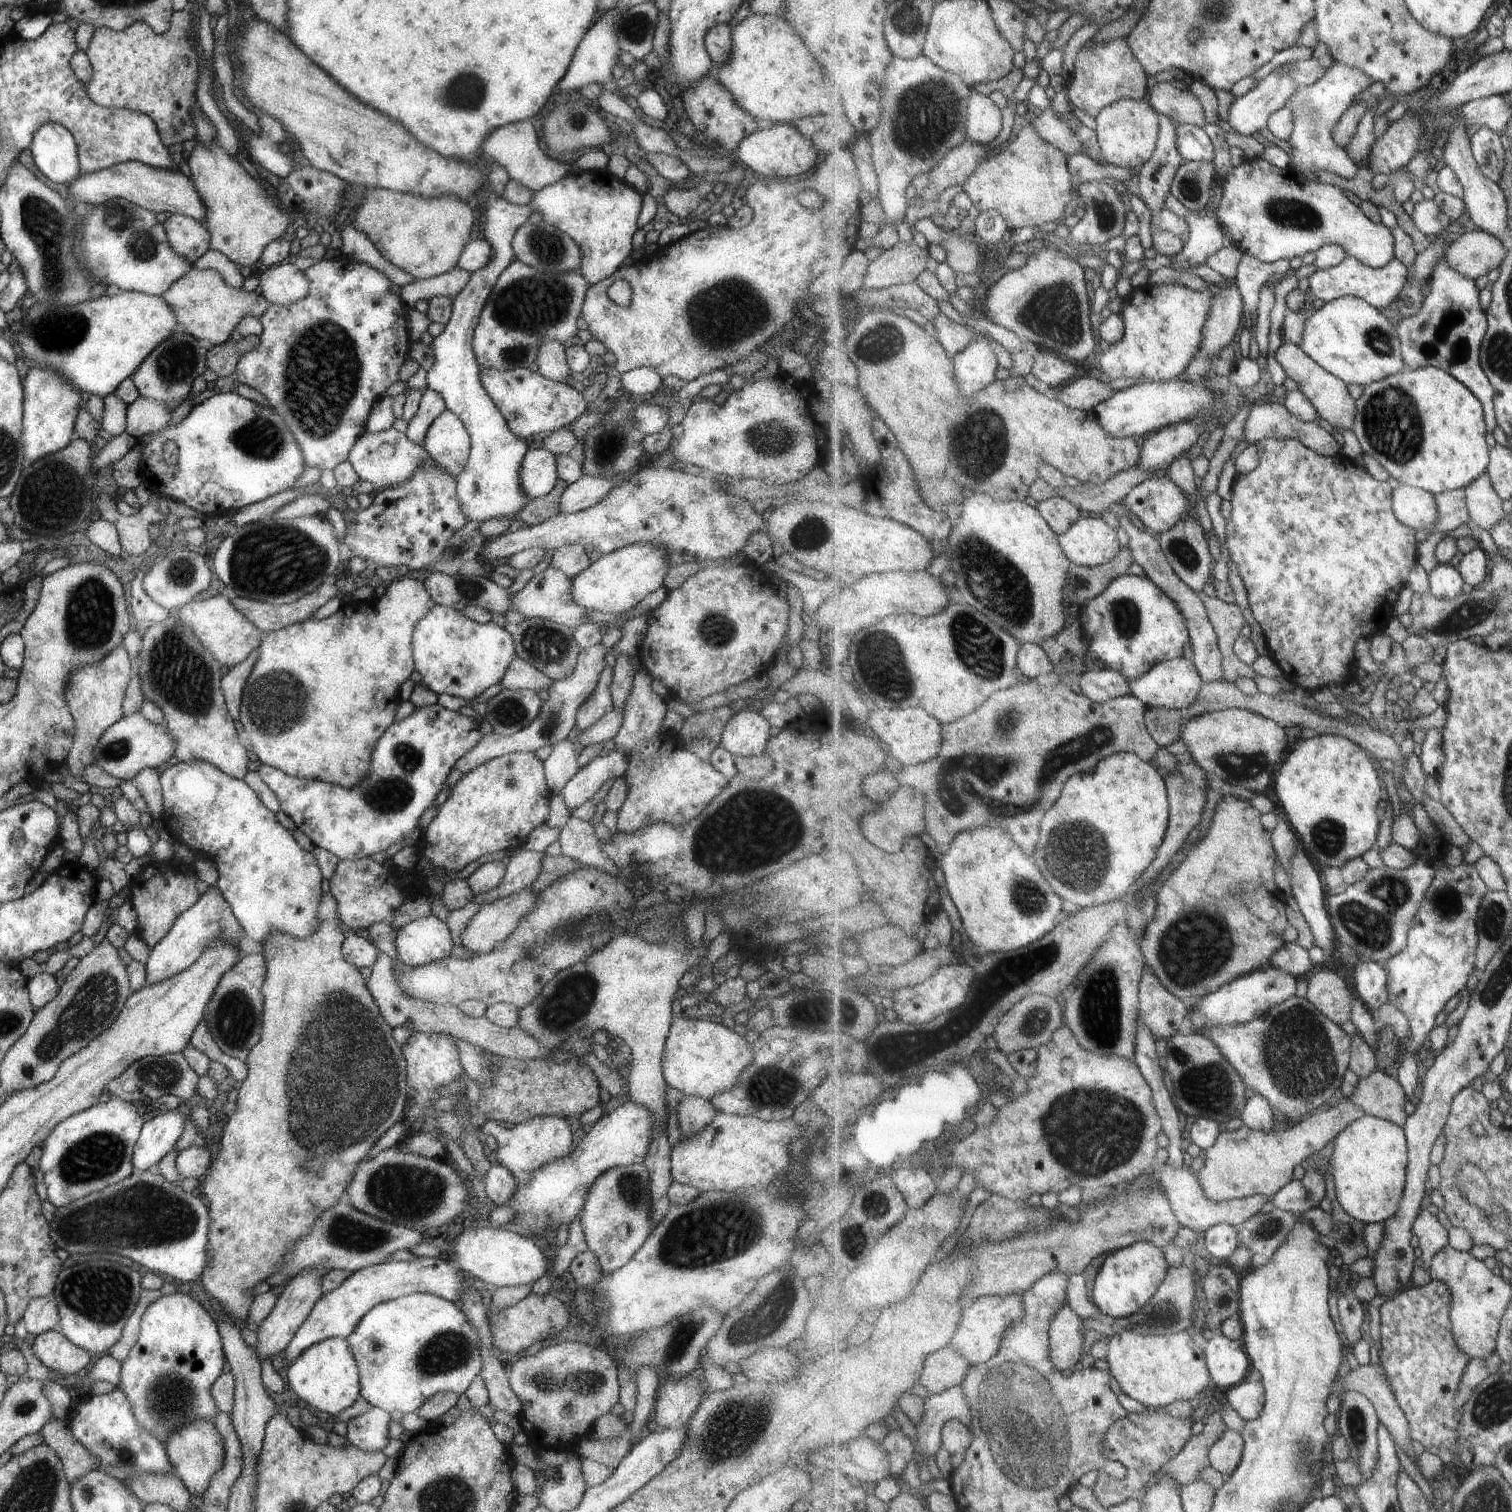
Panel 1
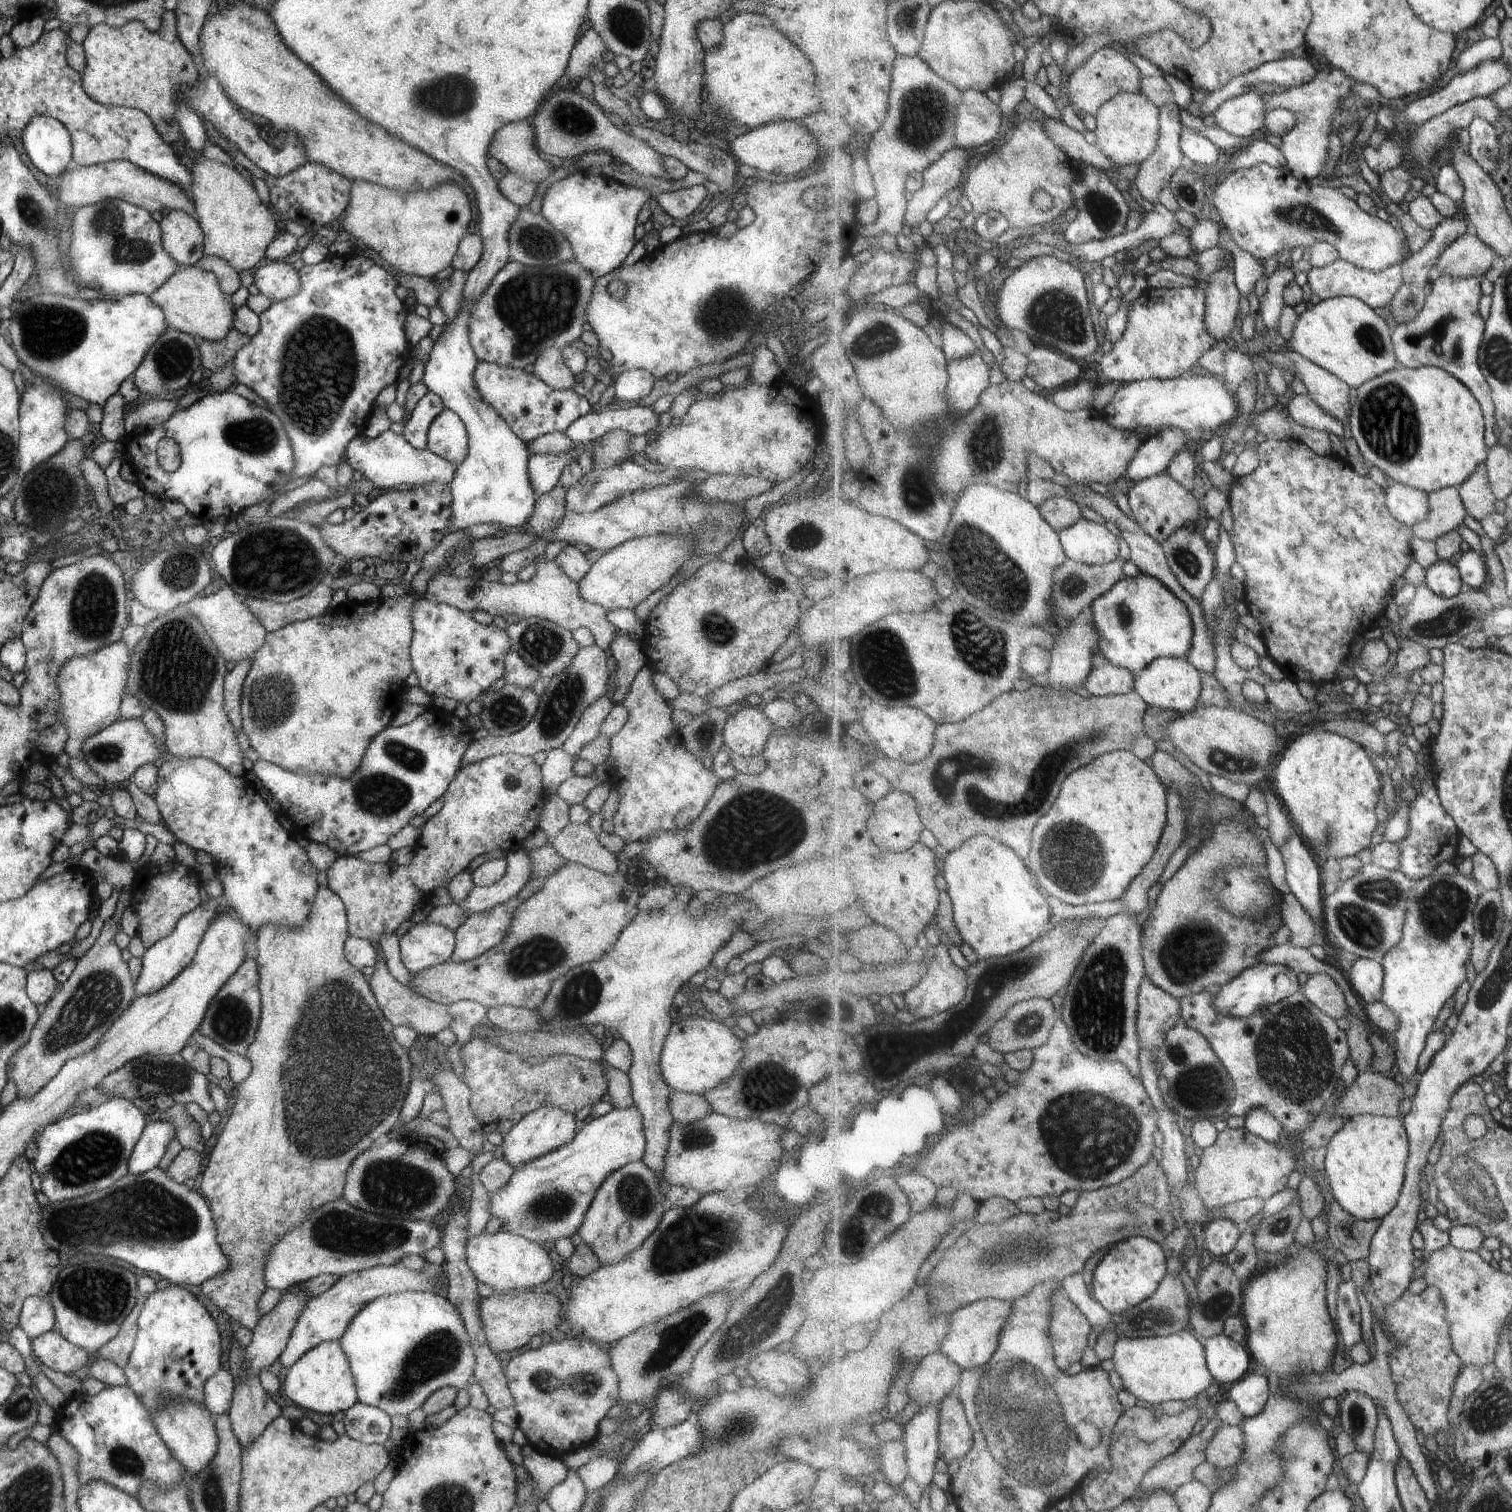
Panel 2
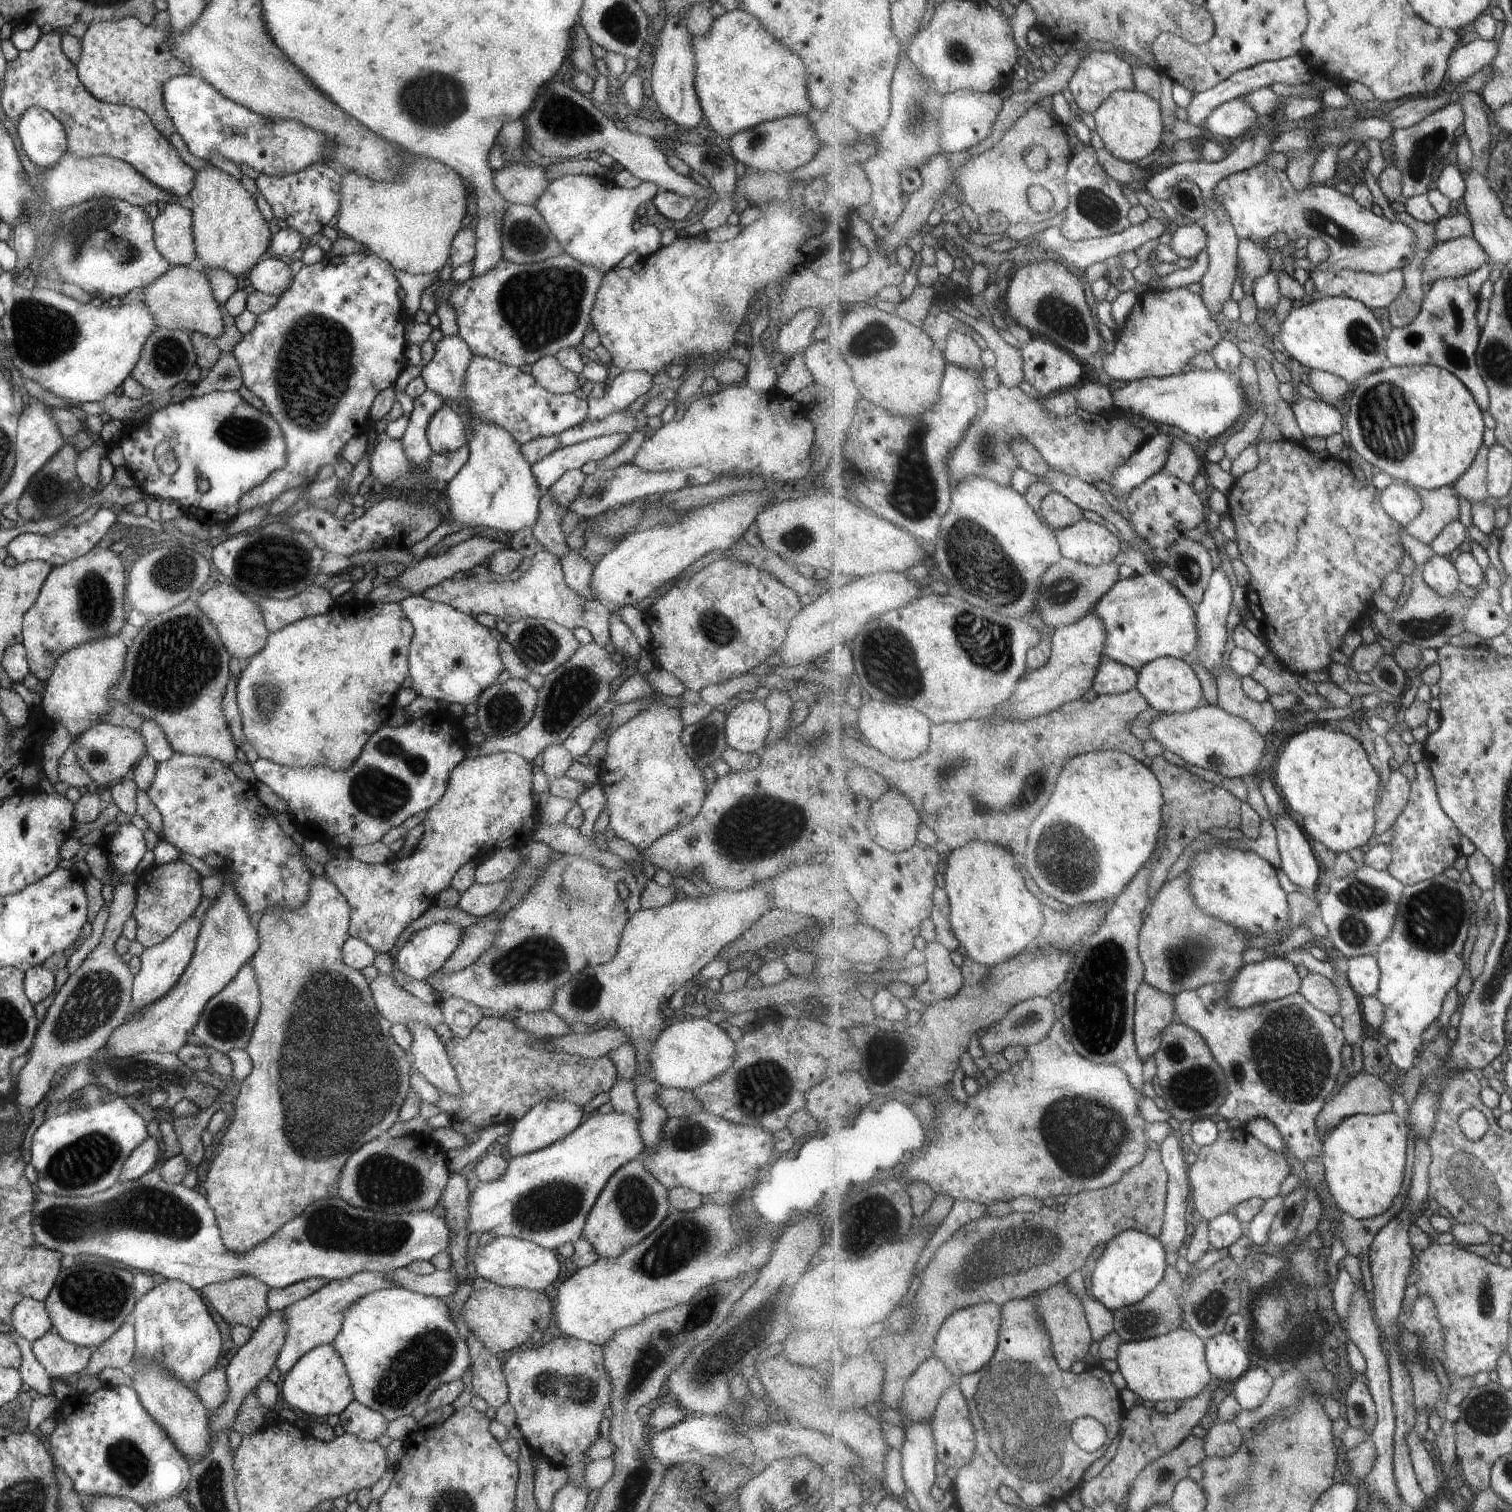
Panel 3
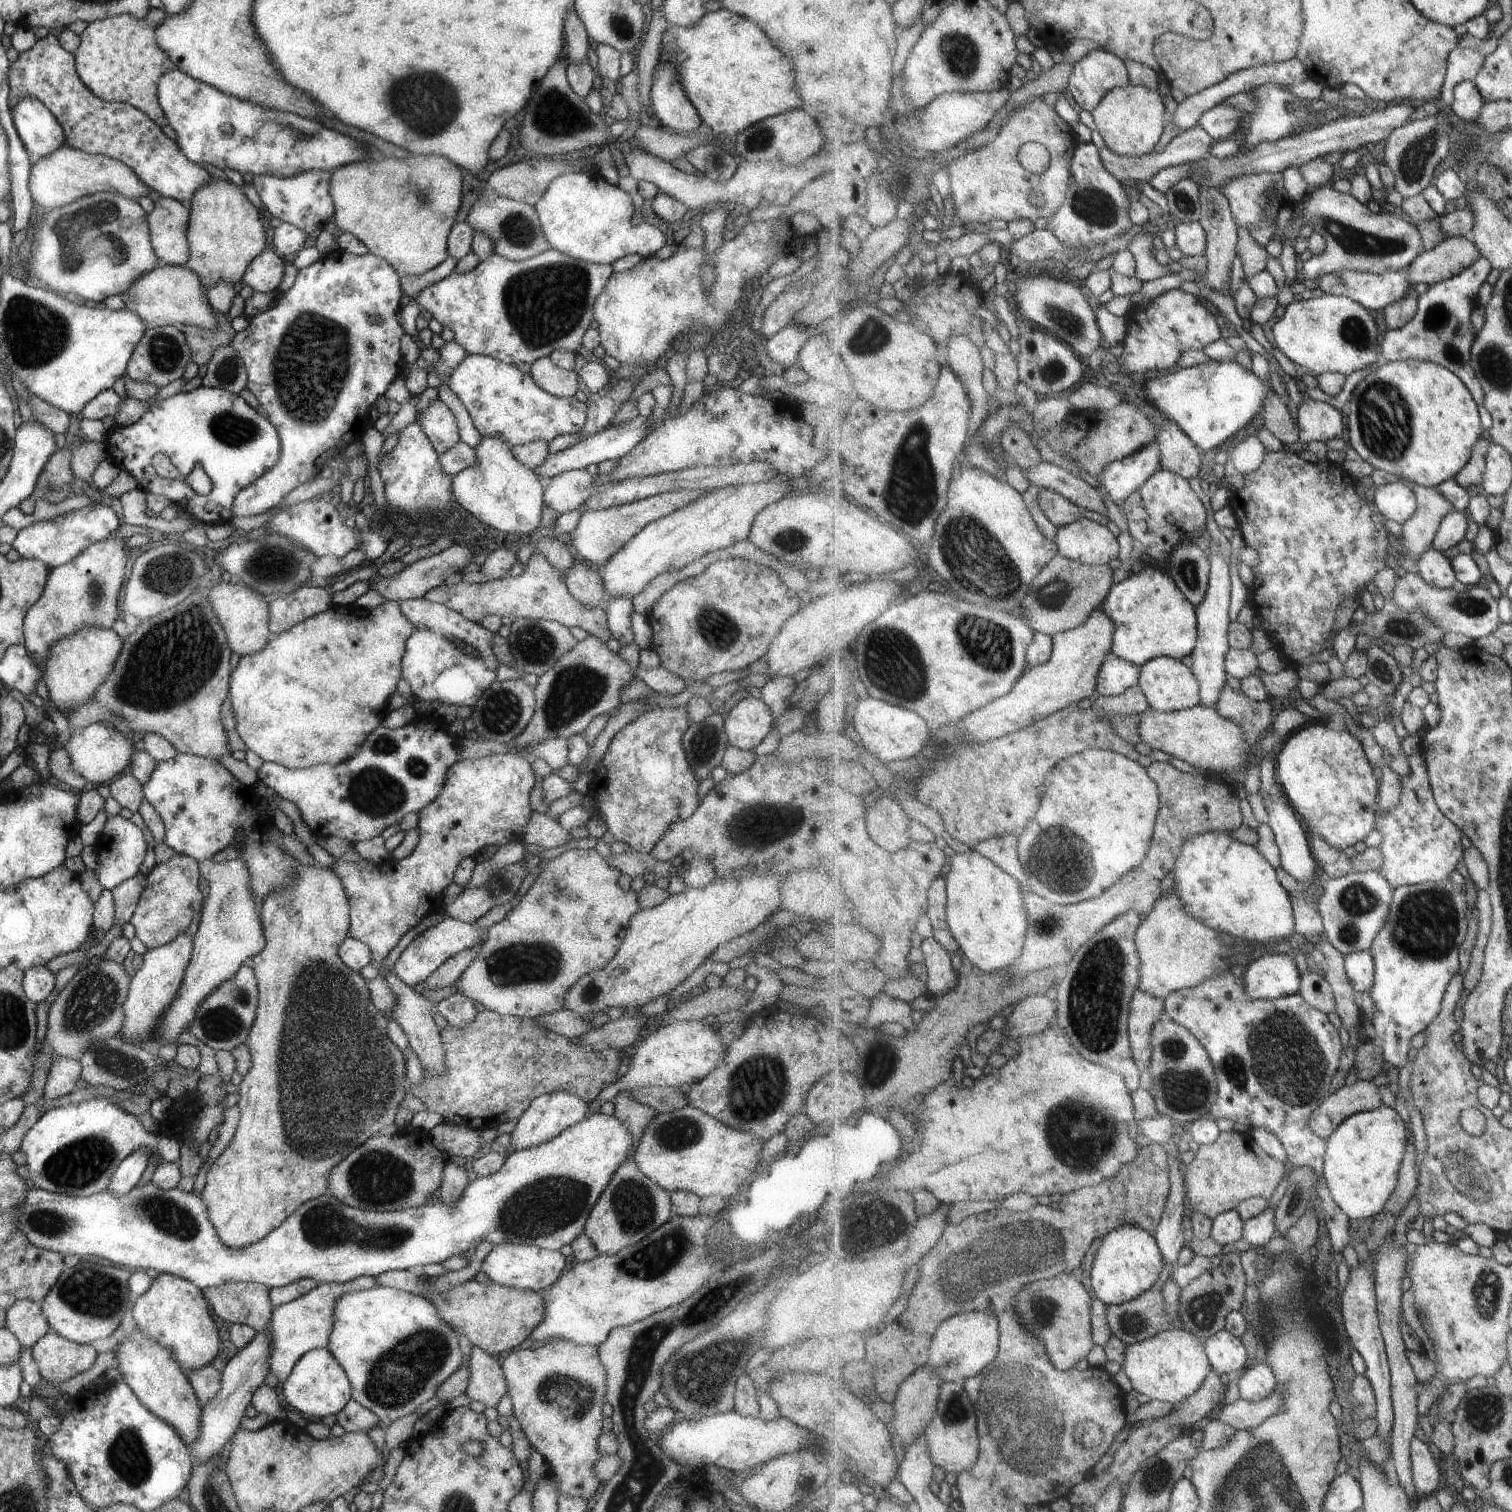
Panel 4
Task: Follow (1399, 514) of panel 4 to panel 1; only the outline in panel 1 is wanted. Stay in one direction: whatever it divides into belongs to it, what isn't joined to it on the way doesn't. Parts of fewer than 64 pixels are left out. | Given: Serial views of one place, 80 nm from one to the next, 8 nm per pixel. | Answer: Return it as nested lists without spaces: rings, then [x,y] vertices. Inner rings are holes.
[[[1401,484],[1393,491],[1392,505],[1397,518],[1415,530],[1433,531],[1438,524],[1436,496],[1429,491]]]

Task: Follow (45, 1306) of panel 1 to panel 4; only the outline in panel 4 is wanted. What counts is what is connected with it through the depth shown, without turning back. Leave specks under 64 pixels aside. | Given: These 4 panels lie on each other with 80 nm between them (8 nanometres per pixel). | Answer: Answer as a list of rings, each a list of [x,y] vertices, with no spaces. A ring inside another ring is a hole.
[[[19,1299],[6,1310],[6,1329],[14,1334],[21,1347],[30,1348],[36,1340],[47,1333],[49,1327],[39,1302]]]

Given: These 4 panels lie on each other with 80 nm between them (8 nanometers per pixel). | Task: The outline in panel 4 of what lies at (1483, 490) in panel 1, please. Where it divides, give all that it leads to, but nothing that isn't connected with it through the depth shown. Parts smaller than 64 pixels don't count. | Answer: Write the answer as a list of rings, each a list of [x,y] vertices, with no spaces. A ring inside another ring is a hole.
[[[1482,435],[1473,449],[1471,460],[1455,478],[1463,488],[1468,490],[1471,496],[1475,496],[1477,489],[1482,486],[1484,474],[1487,470],[1486,456],[1488,455],[1489,447],[1489,440],[1485,435]]]

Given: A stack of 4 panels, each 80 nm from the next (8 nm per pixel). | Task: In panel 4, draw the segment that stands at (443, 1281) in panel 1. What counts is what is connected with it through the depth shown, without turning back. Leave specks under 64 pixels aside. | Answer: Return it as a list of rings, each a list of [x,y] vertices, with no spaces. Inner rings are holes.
[[[358,1276],[344,1283],[319,1283],[309,1292],[293,1299],[291,1302],[272,1309],[272,1313],[265,1328],[270,1338],[270,1355],[268,1356],[269,1371],[279,1382],[283,1382],[298,1358],[311,1349],[326,1346],[334,1321],[333,1307],[335,1301],[345,1293],[362,1291],[375,1286],[376,1280],[370,1276]]]

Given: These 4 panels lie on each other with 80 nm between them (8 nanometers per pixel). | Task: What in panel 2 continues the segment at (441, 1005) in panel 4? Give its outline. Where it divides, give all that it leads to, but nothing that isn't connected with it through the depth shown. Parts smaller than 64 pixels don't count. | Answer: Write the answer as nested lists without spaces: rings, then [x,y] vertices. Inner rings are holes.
[[[460,1000],[449,1003],[449,1029],[455,1034],[457,1044],[464,1044],[470,1039],[473,1025],[485,1022],[486,1008],[475,1001]]]

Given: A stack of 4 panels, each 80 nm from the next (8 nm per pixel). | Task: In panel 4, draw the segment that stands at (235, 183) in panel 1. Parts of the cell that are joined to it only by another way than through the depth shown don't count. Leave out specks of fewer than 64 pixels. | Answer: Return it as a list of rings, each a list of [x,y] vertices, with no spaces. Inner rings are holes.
[[[213,176],[192,192],[187,203],[188,259],[183,266],[196,274],[204,291],[218,280],[235,284],[249,262],[267,246],[269,235],[263,228],[265,217],[238,187],[229,180]]]

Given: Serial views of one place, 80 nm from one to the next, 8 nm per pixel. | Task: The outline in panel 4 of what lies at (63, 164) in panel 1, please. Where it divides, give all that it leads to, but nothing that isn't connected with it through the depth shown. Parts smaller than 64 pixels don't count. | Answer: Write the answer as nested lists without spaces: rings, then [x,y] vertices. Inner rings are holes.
[[[23,97],[11,112],[19,140],[32,159],[45,158],[63,146],[62,128],[42,102]]]

